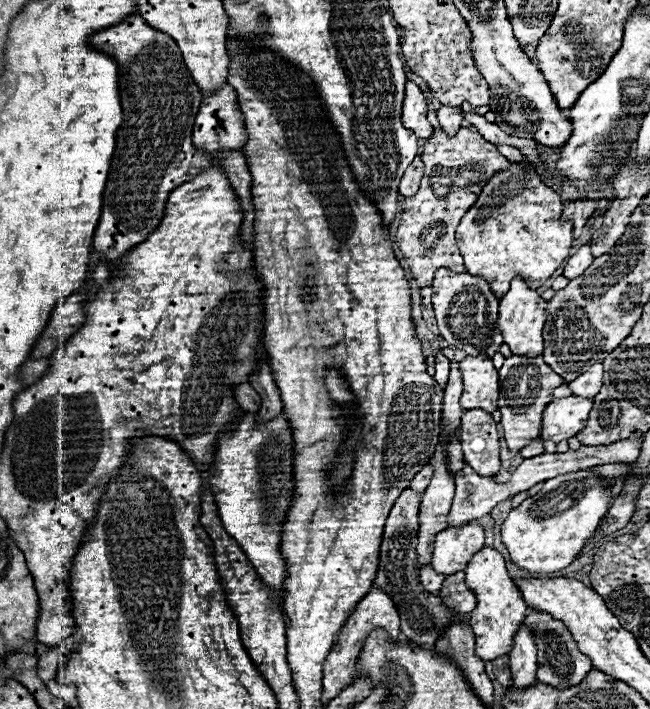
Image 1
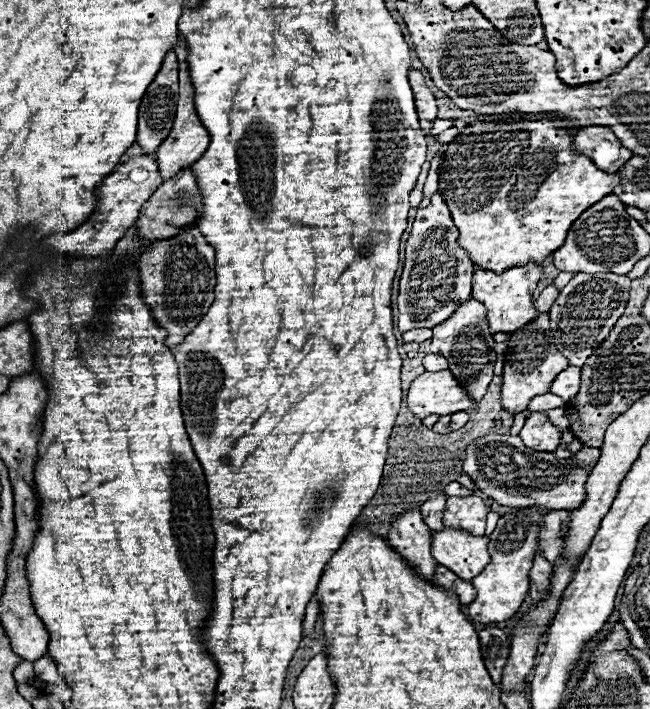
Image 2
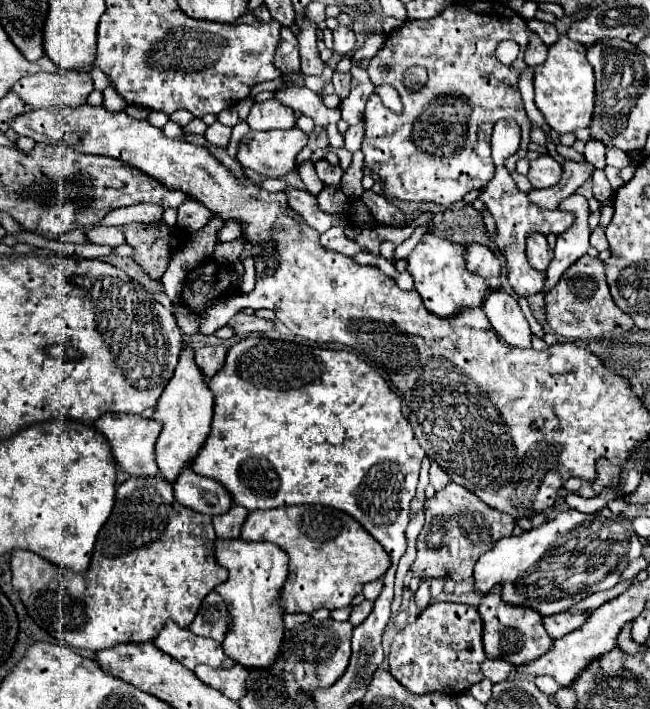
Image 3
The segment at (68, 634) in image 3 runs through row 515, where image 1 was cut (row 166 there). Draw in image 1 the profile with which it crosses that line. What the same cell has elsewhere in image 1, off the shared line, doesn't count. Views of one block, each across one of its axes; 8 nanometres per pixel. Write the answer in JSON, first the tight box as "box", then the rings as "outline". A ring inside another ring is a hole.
{"box":[90,16,210,262],"outline":[[[138,16],[94,34],[90,42],[120,66],[118,84],[124,122],[116,132],[116,150],[104,190],[102,216],[94,234],[96,252],[108,262],[118,262],[158,226],[172,188],[208,168],[210,156],[192,146],[192,126],[202,104],[202,94],[176,42],[168,34],[150,28]]]}

